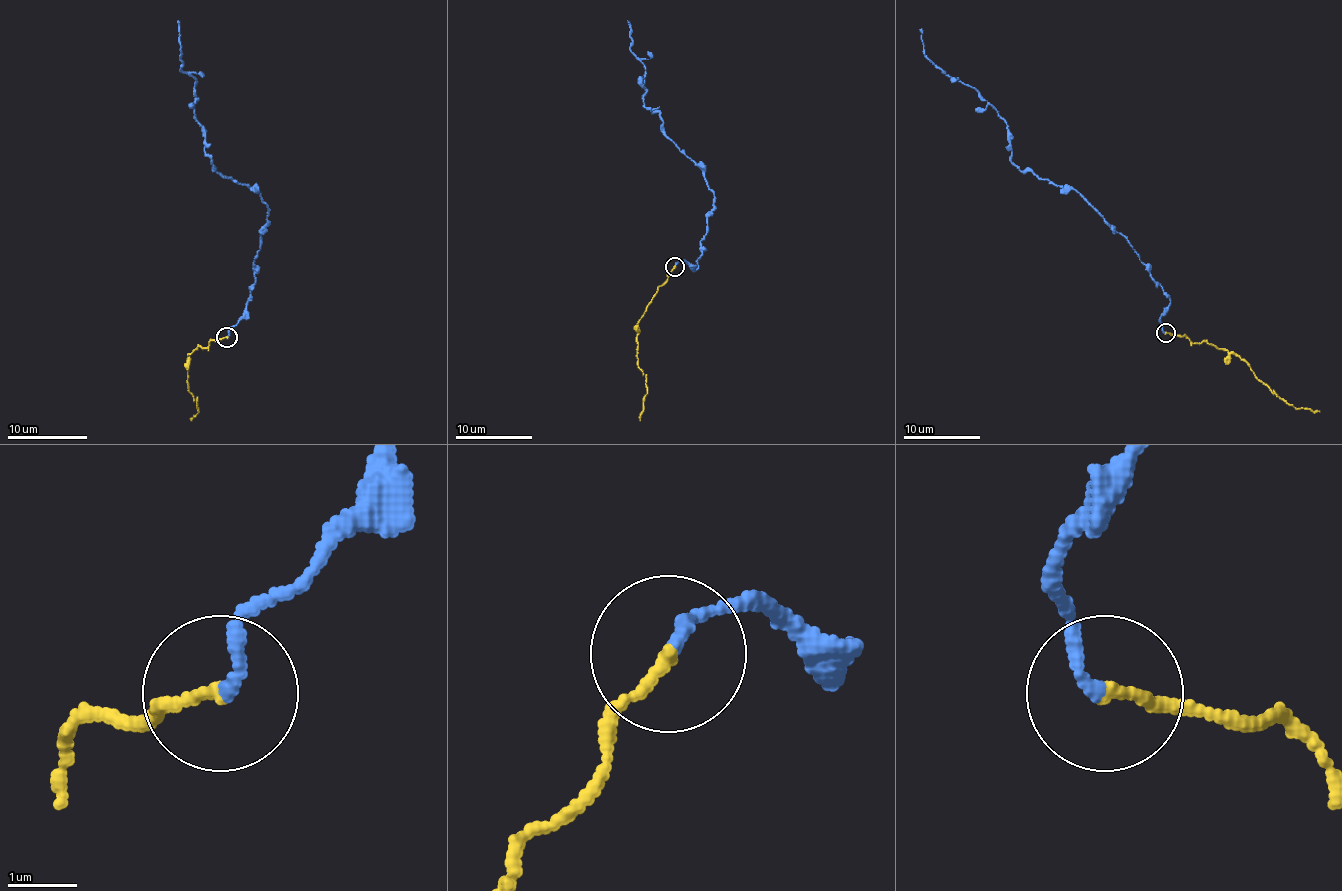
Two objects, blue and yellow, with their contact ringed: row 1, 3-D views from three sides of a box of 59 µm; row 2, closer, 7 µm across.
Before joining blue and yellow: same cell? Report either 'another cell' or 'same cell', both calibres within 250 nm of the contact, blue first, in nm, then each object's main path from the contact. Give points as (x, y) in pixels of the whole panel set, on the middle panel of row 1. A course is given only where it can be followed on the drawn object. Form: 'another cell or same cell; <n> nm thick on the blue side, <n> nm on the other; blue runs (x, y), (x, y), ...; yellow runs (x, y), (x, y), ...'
same cell; 200 nm thick on the blue side, 170 nm on the other; blue runs (674, 266), (693, 272), (714, 193), (645, 106), (645, 69), (628, 23); yellow runs (674, 266), (637, 324), (637, 366), (647, 389), (639, 420)

